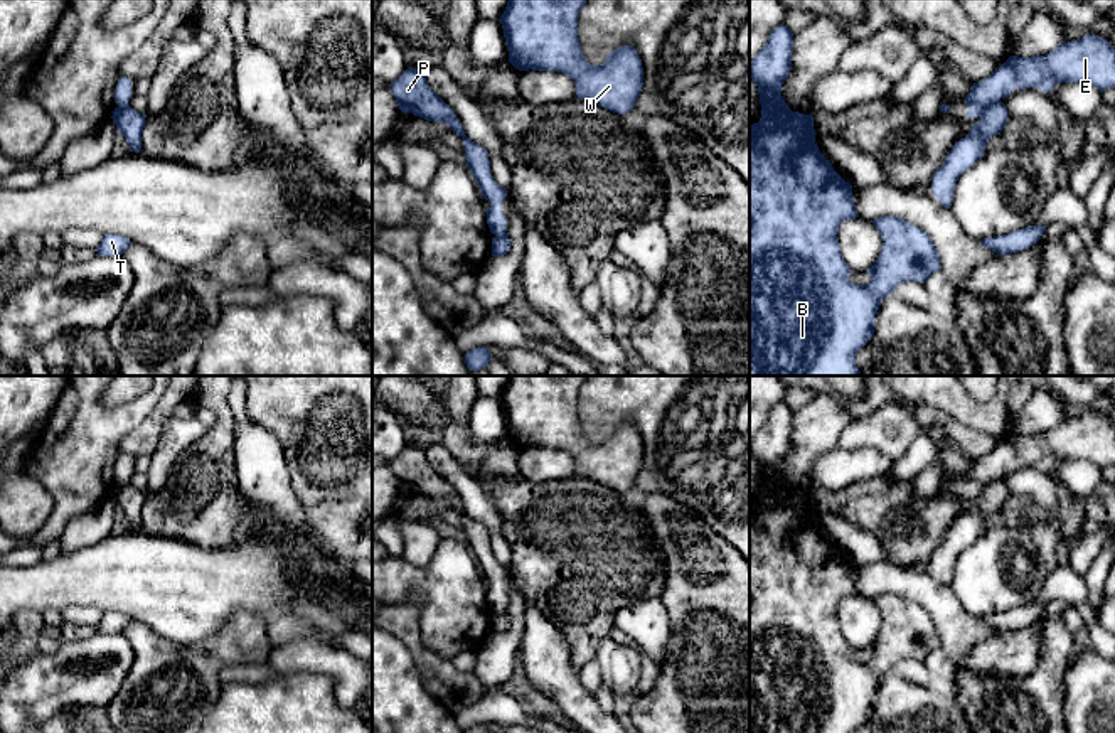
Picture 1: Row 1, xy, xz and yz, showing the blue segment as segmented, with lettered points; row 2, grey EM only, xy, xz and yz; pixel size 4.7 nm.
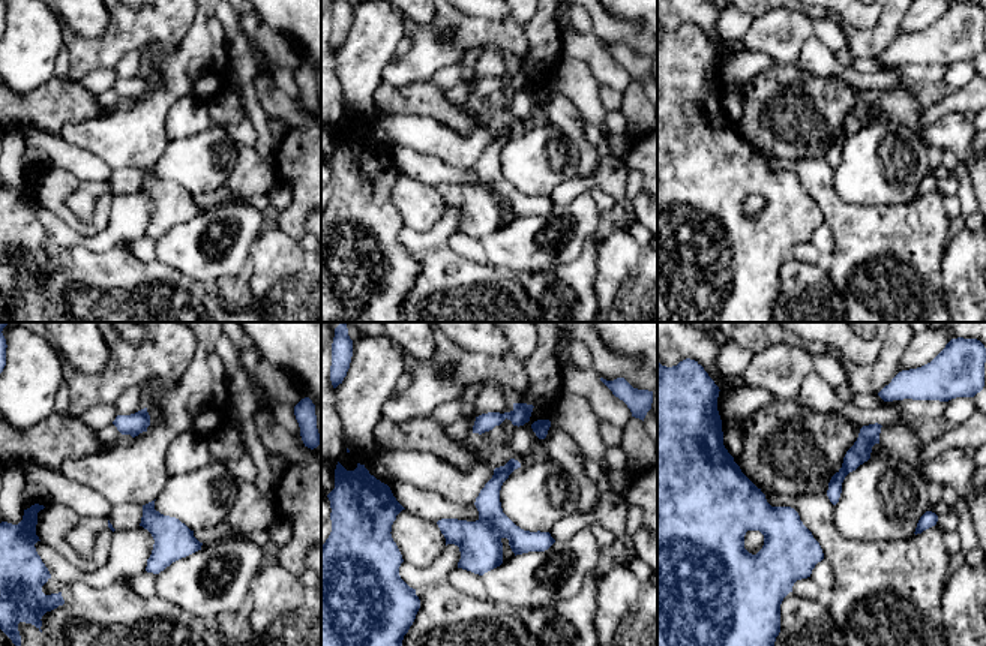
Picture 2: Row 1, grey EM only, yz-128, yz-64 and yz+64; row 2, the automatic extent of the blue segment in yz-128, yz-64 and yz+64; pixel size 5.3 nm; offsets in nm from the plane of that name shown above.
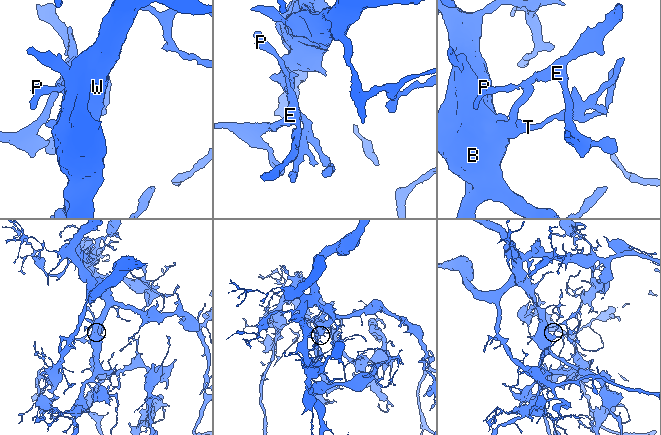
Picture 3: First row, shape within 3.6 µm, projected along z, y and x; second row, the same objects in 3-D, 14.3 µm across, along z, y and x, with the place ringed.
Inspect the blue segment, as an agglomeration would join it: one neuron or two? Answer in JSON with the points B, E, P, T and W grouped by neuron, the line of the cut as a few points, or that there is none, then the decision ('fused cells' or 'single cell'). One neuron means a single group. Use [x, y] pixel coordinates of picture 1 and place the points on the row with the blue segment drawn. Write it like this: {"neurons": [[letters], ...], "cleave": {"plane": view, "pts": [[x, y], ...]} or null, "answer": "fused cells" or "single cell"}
{"neurons": [["B", "T", "W"], ["E", "P"]], "cleave": {"plane": "yz", "pts": [[997, 100], [991, 101], [979, 113]]}, "answer": "fused cells"}

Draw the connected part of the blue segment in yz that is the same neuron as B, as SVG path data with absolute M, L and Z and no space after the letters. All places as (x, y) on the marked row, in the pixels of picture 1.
M778 25L771 30L765 47L755 56L750 64L750 76L758 86L761 118L758 123L750 125L750 376L862 376L856 366L856 354L871 340L874 335L874 322L883 298L894 293L896 286L903 281L925 283L935 271L942 271L940 256L930 236L896 216L884 216L871 221L883 238L883 248L876 263L866 271L871 276L867 285L856 285L849 280L852 273L844 261L837 231L844 221L859 217L852 197L852 185L846 182L832 167L832 163L820 153L815 143L814 116L792 111L782 98L782 84L787 81L792 71L792 52L793 39L787 25Z

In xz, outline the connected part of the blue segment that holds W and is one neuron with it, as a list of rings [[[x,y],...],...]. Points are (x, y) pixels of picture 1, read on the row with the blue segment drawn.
[[[509,0],[500,24],[509,51],[509,62],[519,71],[558,71],[576,84],[578,99],[586,99],[613,113],[627,115],[643,84],[643,67],[632,45],[622,45],[608,54],[600,66],[590,64],[579,45],[578,13],[586,0]]]

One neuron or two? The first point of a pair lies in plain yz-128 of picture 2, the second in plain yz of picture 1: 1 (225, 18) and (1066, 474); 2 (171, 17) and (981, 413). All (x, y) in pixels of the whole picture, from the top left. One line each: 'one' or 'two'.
1: one
2: two

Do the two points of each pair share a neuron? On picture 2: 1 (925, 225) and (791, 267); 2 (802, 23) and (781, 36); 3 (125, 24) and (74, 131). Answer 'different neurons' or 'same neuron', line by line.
1: different neurons
2: same neuron
3: different neurons

